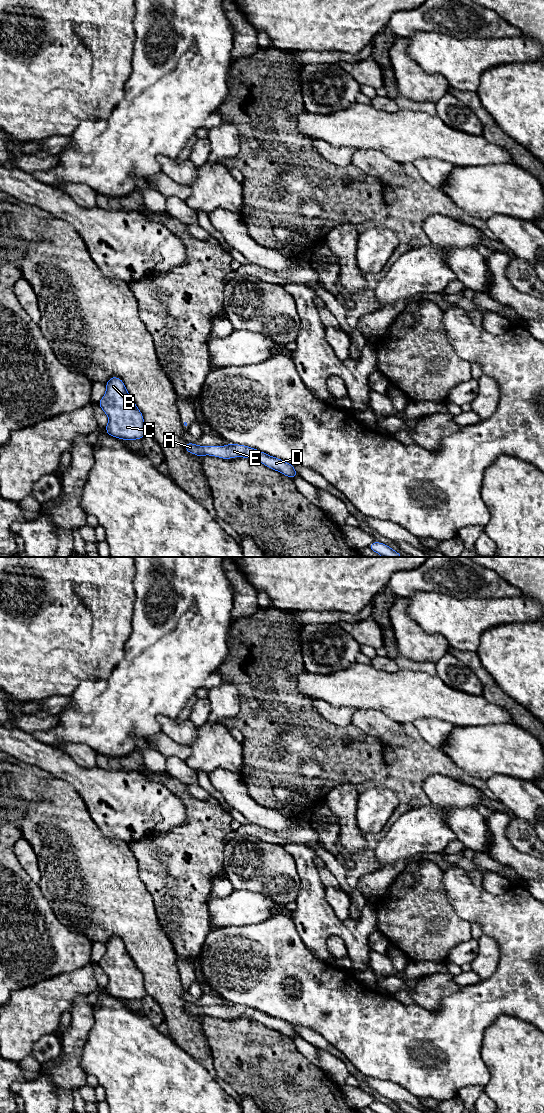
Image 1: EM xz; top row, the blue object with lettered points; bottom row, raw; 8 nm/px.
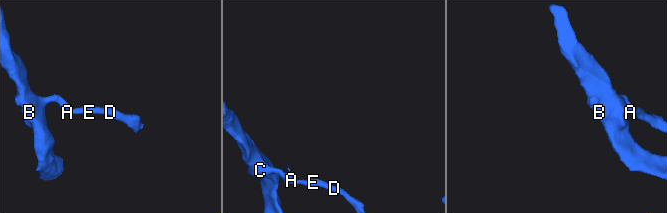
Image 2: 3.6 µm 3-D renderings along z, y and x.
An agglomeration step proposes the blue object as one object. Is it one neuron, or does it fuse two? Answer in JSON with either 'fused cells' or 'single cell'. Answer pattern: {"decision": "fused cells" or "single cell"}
{"decision": "single cell"}

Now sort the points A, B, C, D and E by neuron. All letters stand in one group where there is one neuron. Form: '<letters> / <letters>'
A B C D E

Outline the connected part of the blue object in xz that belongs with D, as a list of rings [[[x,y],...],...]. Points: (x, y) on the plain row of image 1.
[[[187,1002],[185,1009],[187,1012],[200,1017],[204,1015],[210,1015],[217,1016],[222,1019],[230,1019],[234,1017],[255,1019],[287,1037],[293,1038],[295,1036],[299,1036],[292,1024],[245,1005],[227,1004],[226,1006],[199,1006]]]

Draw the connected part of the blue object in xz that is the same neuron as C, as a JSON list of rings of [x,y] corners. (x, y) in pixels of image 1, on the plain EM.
[[[120,938],[108,940],[106,953],[98,965],[109,978],[105,987],[108,995],[126,1001],[142,999],[146,995],[143,975]]]

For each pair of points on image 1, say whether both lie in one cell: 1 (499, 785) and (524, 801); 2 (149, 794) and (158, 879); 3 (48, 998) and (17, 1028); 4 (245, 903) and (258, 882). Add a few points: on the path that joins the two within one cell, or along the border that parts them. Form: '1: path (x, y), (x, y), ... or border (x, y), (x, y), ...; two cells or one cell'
1: path (505, 788), (518, 795); one cell
2: border (175, 826), (131, 843); two cells
3: path (40, 1006), (25, 1020); one cell
4: border (234, 888), (257, 891), (274, 901); two cells

